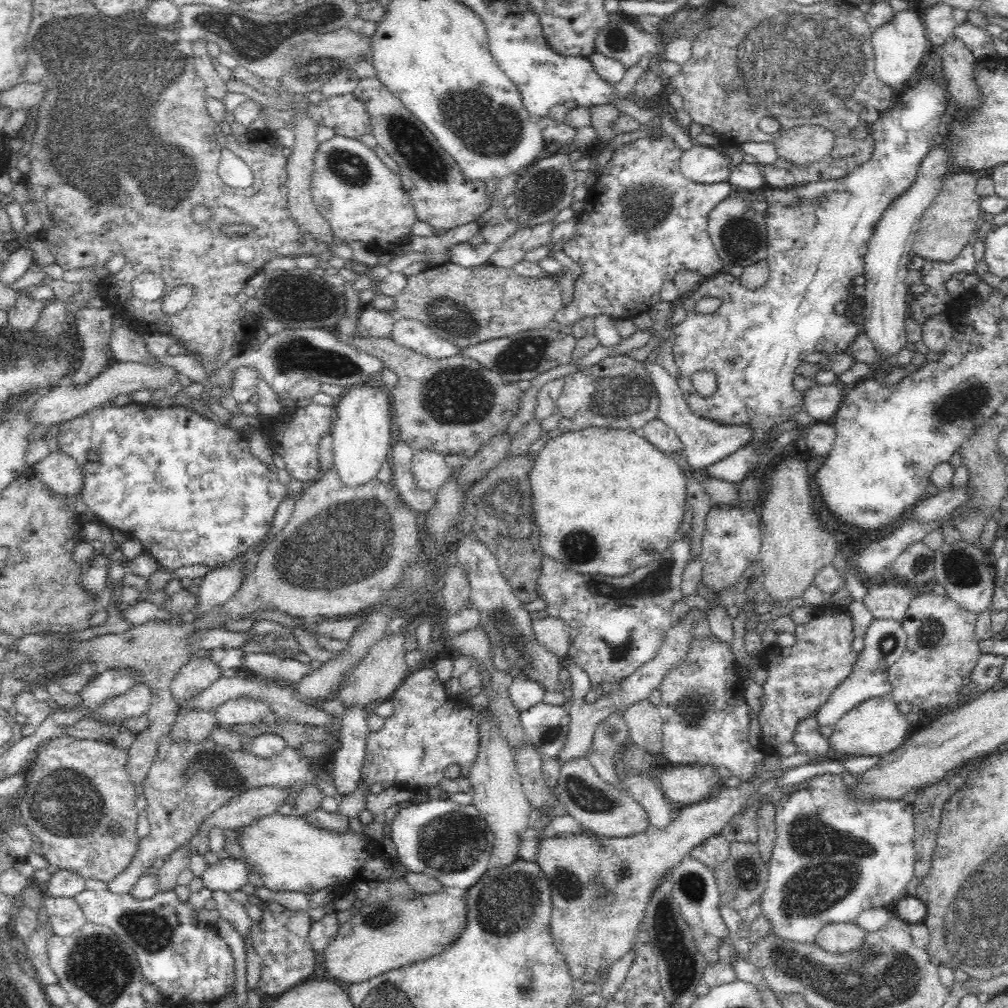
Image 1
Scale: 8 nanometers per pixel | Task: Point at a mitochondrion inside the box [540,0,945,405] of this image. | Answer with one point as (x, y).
(804, 63)

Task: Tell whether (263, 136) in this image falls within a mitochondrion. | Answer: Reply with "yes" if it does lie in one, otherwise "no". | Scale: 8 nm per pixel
no

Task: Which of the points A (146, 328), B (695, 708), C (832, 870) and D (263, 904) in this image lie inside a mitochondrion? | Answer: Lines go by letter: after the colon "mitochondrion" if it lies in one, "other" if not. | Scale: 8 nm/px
A: other
B: mitochondrion
C: mitochondrion
D: other

